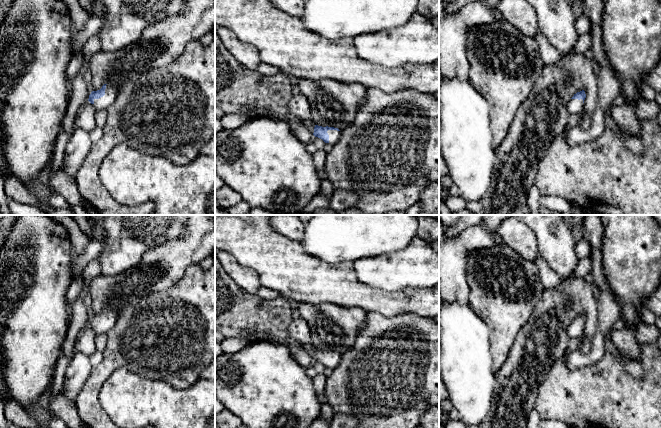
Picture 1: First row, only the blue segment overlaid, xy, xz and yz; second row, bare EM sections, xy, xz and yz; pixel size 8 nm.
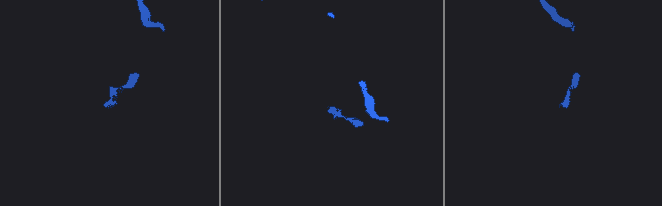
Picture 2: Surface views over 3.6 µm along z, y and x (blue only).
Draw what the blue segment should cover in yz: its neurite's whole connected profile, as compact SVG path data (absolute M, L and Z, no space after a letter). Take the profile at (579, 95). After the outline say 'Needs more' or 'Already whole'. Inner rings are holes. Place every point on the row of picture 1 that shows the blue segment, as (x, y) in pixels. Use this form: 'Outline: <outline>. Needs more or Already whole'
Outline: M582 90L574 94L567 105L567 111L570 114L579 114L583 108L583 103L586 98L585 91Z. Needs more

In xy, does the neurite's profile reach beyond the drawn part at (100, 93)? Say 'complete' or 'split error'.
split error

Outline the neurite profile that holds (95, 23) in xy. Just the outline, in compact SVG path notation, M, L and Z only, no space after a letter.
M102 13L92 16L87 21L85 27L81 31L75 31L72 40L71 55L75 55L82 50L85 42L92 36L98 35L103 27L105 17Z

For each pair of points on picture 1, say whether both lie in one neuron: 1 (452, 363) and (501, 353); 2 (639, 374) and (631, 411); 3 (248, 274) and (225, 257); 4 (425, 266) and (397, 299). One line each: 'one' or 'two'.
1: two
2: two
3: one
4: two

